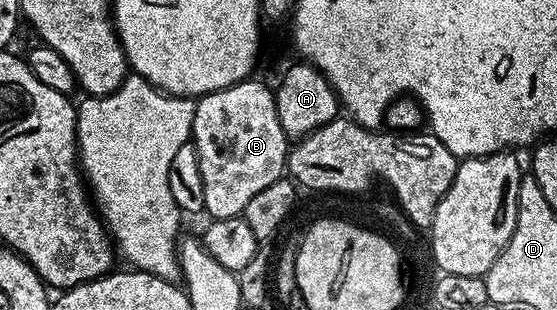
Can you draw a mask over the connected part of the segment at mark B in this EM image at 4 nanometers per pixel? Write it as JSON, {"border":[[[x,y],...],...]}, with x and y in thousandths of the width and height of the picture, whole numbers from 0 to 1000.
{"border":[[[460,258],[431,261],[352,326],[341,465],[355,487],[355,539],[363,548],[363,606],[370,639],[366,687],[384,713],[433,697],[442,655],[449,655],[463,616],[504,581],[513,558],[521,445],[506,423],[506,397],[499,397],[494,297]]]}

